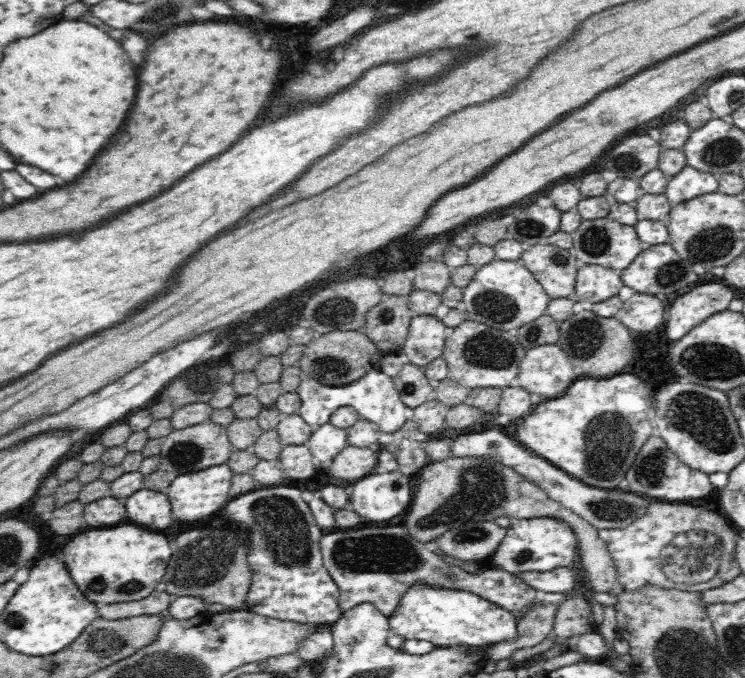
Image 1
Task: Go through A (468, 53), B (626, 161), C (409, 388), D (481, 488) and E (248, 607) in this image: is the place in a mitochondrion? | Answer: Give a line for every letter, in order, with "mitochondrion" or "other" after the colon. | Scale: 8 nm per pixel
A: other
B: mitochondrion
C: mitochondrion
D: mitochondrion
E: other

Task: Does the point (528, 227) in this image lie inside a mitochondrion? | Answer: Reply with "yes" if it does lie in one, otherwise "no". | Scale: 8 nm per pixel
yes

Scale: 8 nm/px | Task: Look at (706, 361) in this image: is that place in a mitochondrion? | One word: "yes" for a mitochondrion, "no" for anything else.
yes

